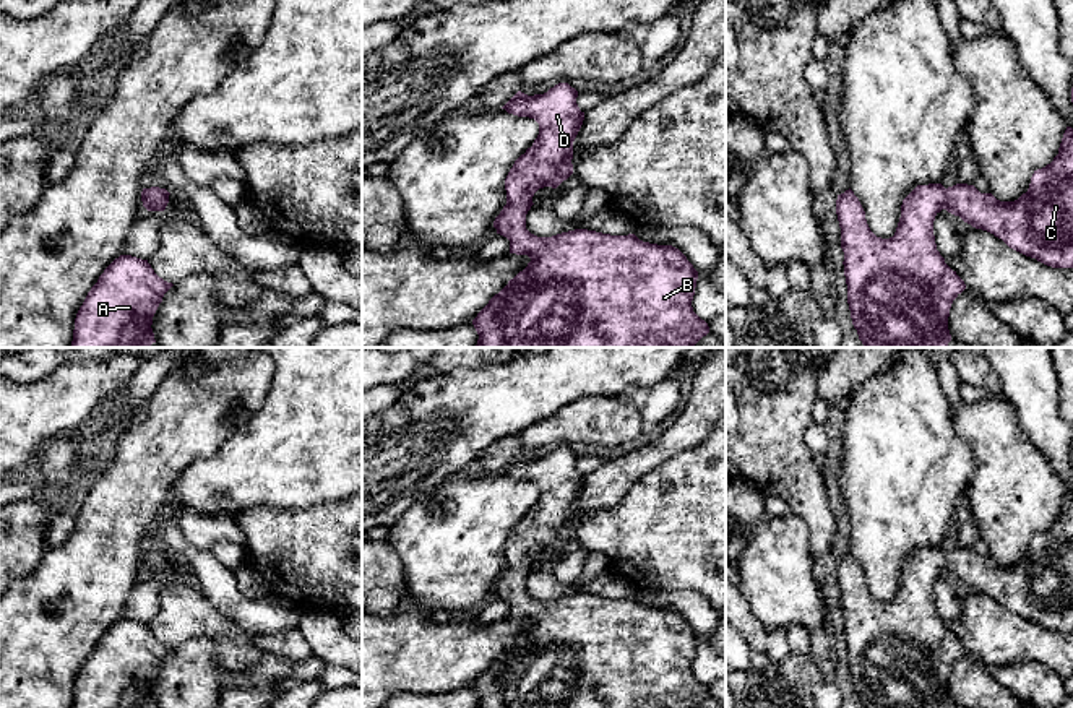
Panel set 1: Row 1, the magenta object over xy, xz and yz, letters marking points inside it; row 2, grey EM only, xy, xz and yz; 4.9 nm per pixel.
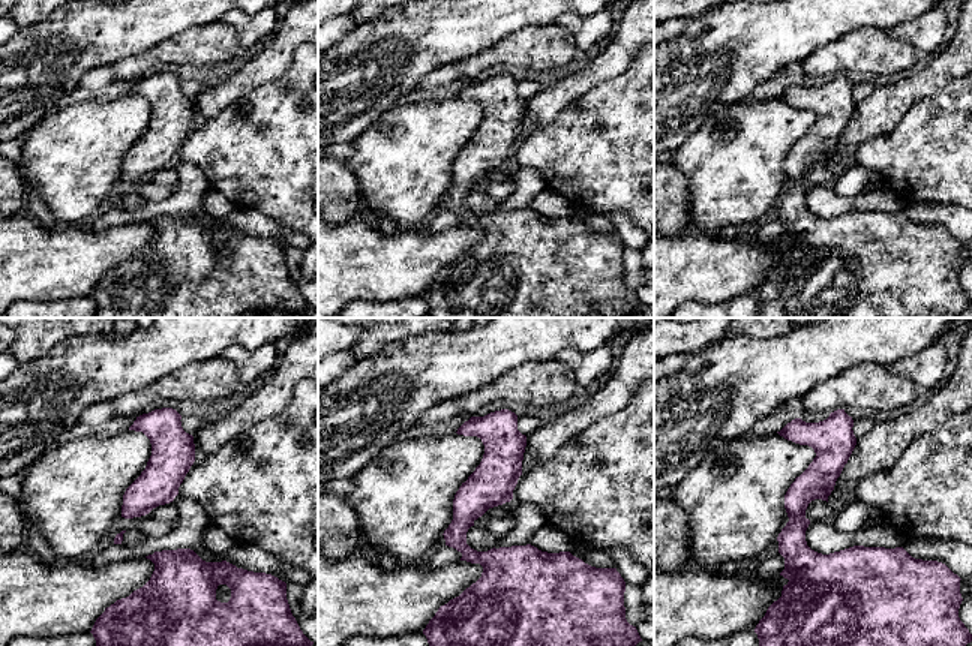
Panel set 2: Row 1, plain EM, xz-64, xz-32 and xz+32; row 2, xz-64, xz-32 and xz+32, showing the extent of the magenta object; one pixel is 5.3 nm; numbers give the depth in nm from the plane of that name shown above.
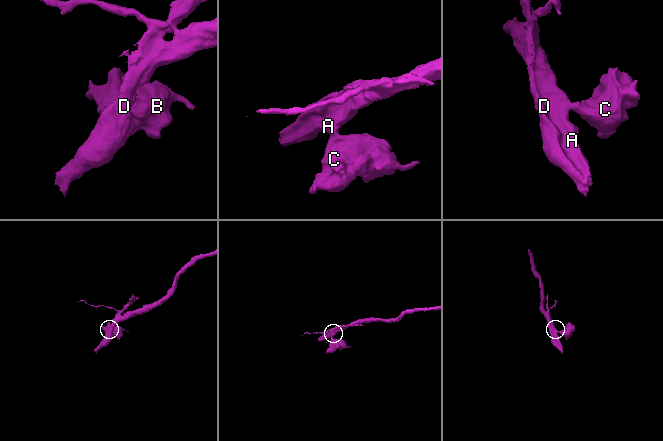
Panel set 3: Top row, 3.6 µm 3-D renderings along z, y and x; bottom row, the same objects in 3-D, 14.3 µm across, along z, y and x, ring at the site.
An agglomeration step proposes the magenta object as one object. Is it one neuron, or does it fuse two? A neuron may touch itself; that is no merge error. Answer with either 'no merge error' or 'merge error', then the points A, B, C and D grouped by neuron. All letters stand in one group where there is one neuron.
no merge error; groups A B C D

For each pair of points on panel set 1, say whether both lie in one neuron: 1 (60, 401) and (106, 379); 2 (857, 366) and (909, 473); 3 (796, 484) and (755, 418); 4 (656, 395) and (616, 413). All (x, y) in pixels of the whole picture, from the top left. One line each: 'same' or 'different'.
1: same
2: different
3: same
4: different

